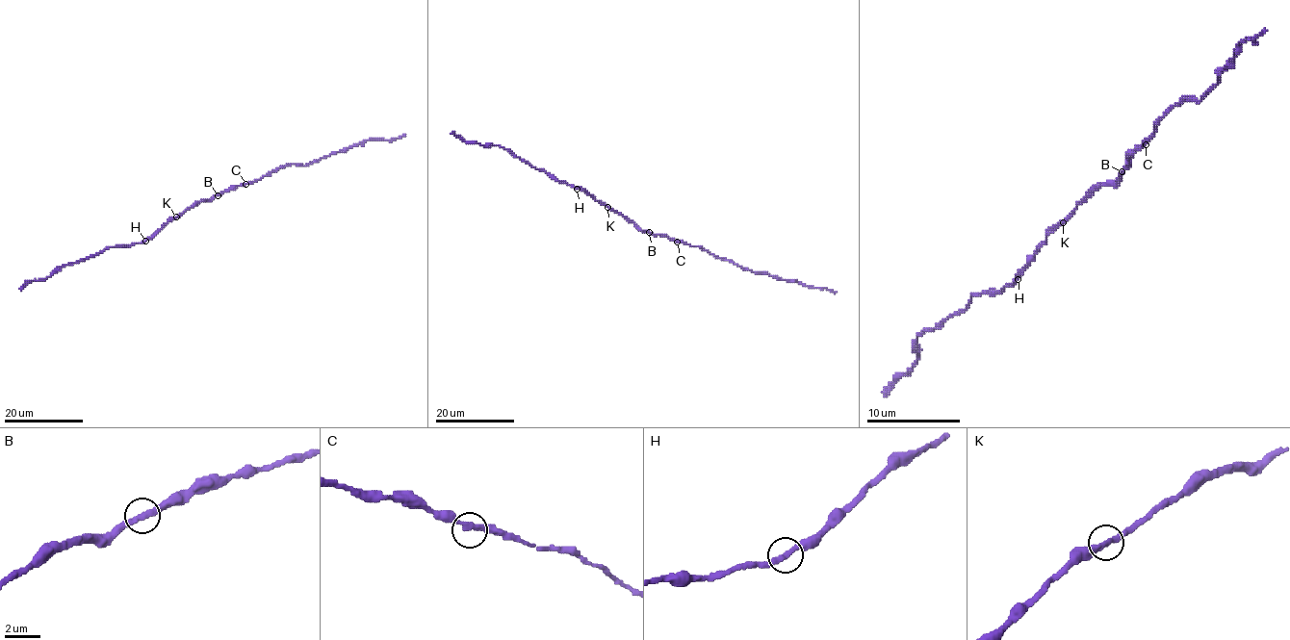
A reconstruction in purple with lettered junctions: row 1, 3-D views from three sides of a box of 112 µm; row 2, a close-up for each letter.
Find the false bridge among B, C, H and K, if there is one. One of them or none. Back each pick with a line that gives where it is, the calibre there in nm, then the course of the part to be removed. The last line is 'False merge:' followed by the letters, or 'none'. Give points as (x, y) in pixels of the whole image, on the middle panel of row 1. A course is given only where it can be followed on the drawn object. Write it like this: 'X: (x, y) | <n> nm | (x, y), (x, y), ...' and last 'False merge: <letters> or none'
False merge: none

